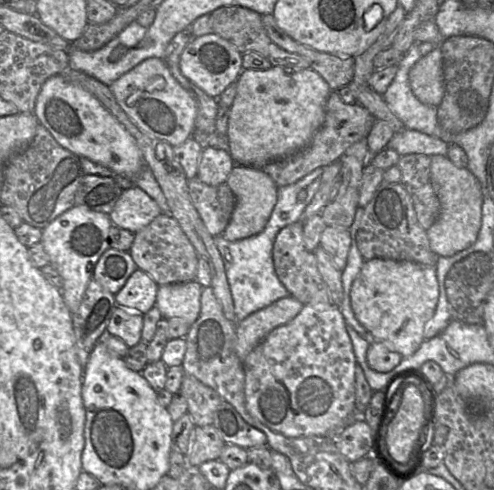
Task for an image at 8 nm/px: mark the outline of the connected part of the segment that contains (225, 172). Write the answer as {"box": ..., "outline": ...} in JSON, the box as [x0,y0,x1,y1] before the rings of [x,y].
{"box":[197,147,235,186],"outline":[[[213,147],[204,148],[200,156],[197,178],[210,186],[223,184],[235,165],[229,151]]]}

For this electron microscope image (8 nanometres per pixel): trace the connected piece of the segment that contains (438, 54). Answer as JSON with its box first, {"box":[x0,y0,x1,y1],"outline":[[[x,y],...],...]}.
{"box":[409,46,445,106],"outline":[[[439,46],[422,56],[409,71],[409,83],[416,98],[426,105],[438,106],[445,93],[442,52]]]}

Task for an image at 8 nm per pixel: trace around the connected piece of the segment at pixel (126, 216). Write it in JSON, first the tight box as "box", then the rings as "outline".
{"box":[109,188,162,233],"outline":[[[141,188],[123,189],[109,217],[113,225],[136,233],[162,213],[158,204]]]}

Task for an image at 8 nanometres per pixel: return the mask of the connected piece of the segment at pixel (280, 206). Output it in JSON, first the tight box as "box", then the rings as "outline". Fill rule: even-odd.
{"box":[214,167,323,321],"outline":[[[323,167],[313,170],[308,176],[297,182],[277,188],[277,202],[271,216],[262,232],[237,241],[228,241],[222,235],[214,237],[215,244],[222,257],[226,277],[230,286],[234,310],[237,321],[241,321],[250,314],[269,306],[275,301],[290,296],[289,291],[280,282],[273,264],[273,245],[277,234],[285,226],[301,221],[305,208],[310,202],[297,198],[298,193],[309,188],[323,173]],[[282,213],[287,213],[287,218],[282,218]]]}

